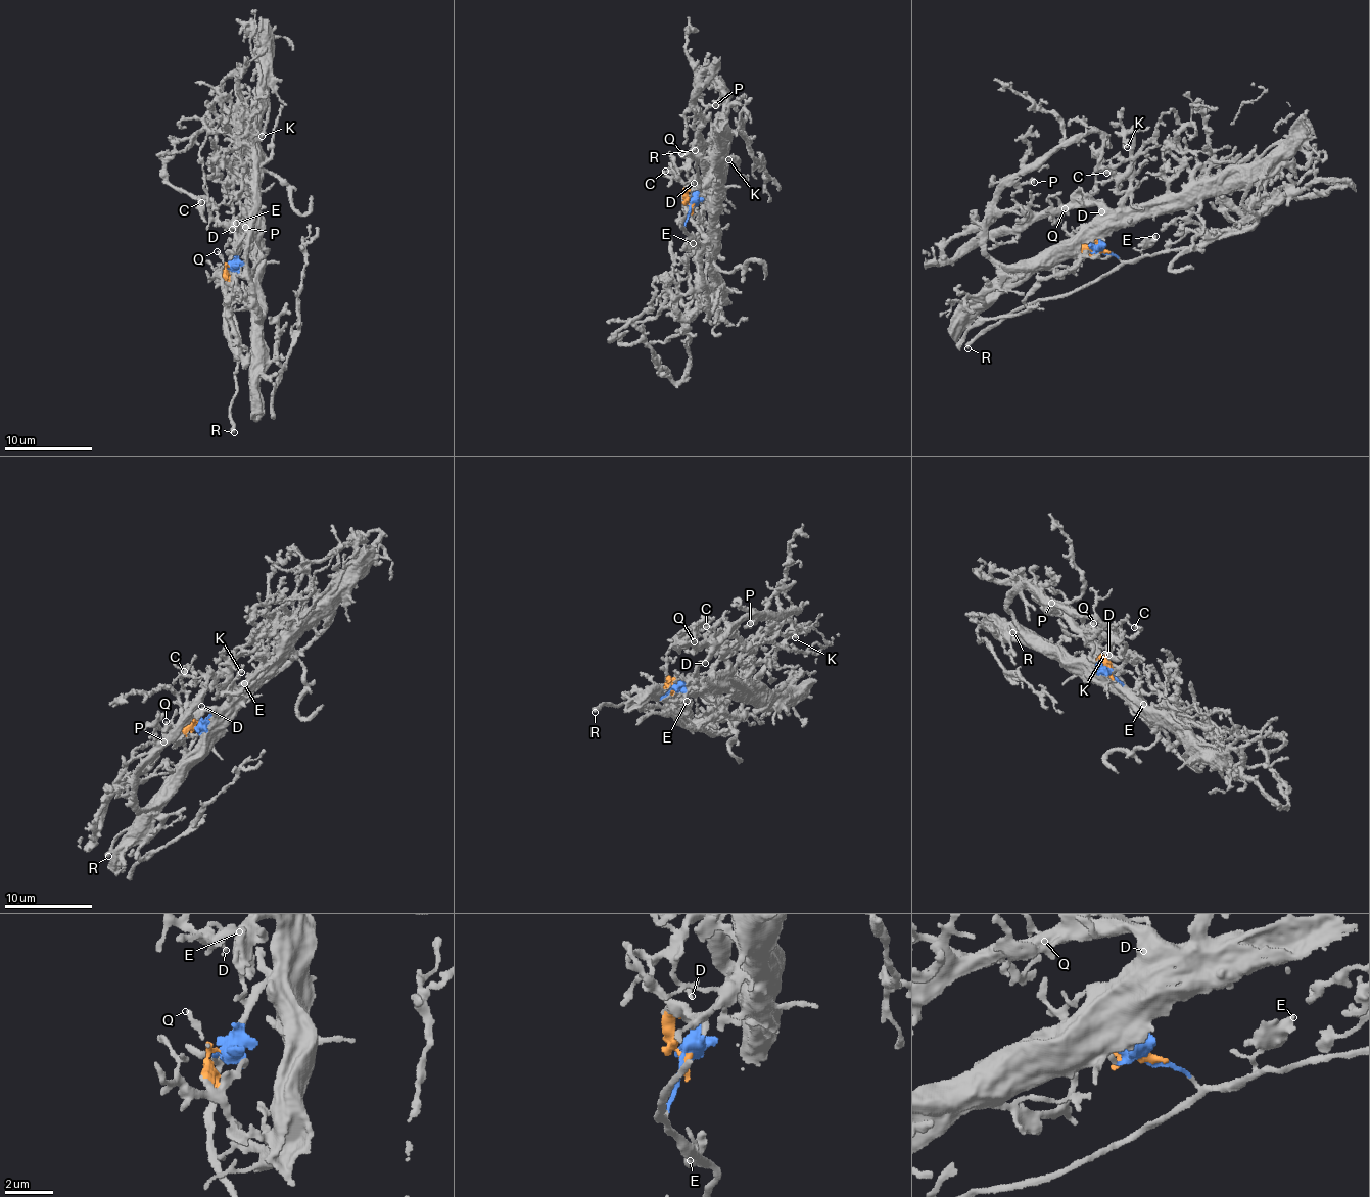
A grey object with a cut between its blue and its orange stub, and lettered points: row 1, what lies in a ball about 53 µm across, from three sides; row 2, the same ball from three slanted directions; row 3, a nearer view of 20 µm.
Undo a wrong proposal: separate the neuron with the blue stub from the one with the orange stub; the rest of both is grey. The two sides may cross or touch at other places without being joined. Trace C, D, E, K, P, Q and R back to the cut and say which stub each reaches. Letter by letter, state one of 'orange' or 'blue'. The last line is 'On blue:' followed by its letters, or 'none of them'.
C: orange
D: orange
E: blue
K: orange
P: orange
Q: orange
R: blue
On blue: E, R

